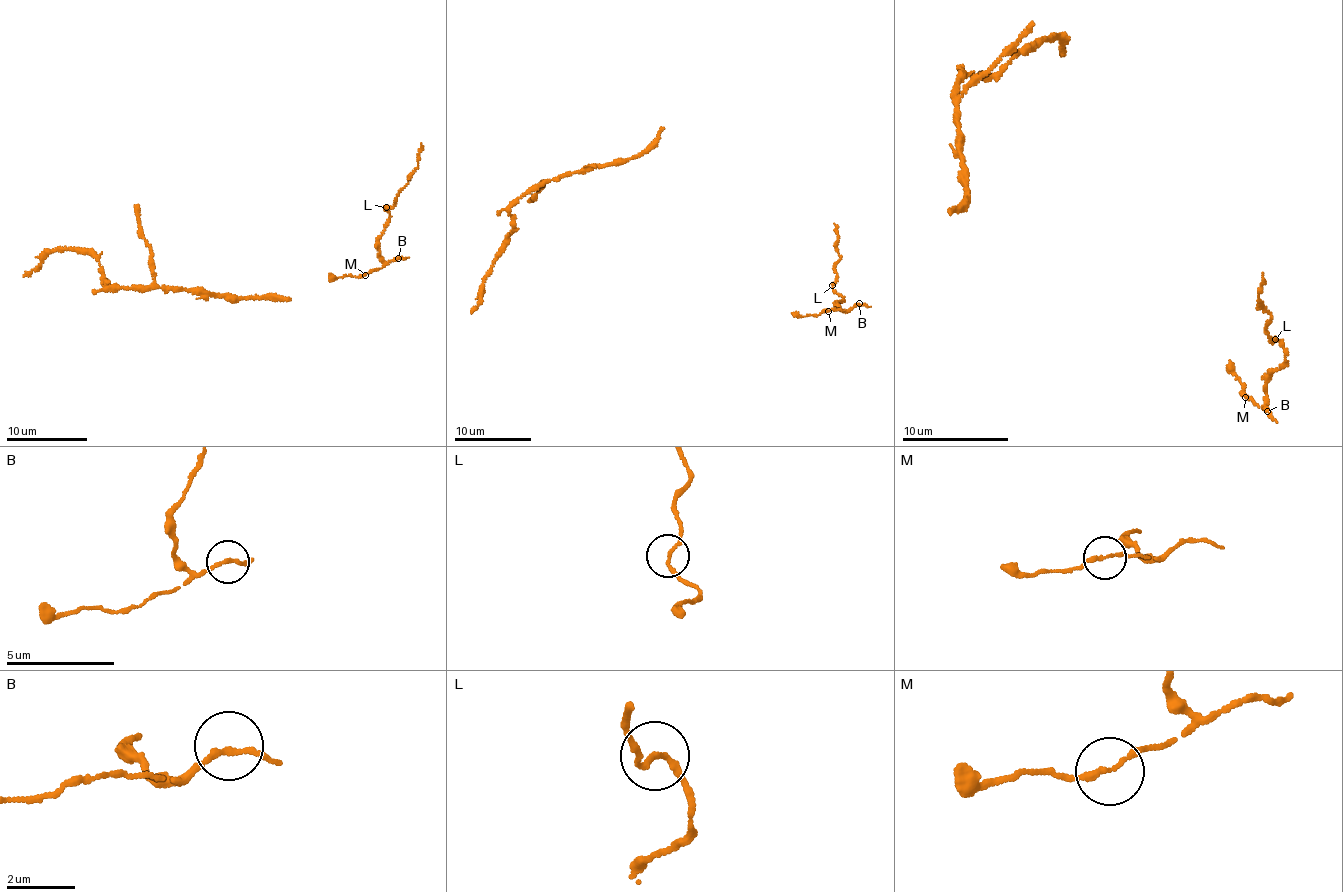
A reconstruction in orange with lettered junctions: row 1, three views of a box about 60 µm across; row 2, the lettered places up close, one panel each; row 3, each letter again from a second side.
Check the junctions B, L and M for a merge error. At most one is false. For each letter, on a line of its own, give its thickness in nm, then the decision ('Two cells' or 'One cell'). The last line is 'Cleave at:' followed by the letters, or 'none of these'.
B: Thickness 140 nm. One cell
L: Thickness 160 nm. One cell
M: Thickness 150 nm. One cell
Cleave at: none of these

